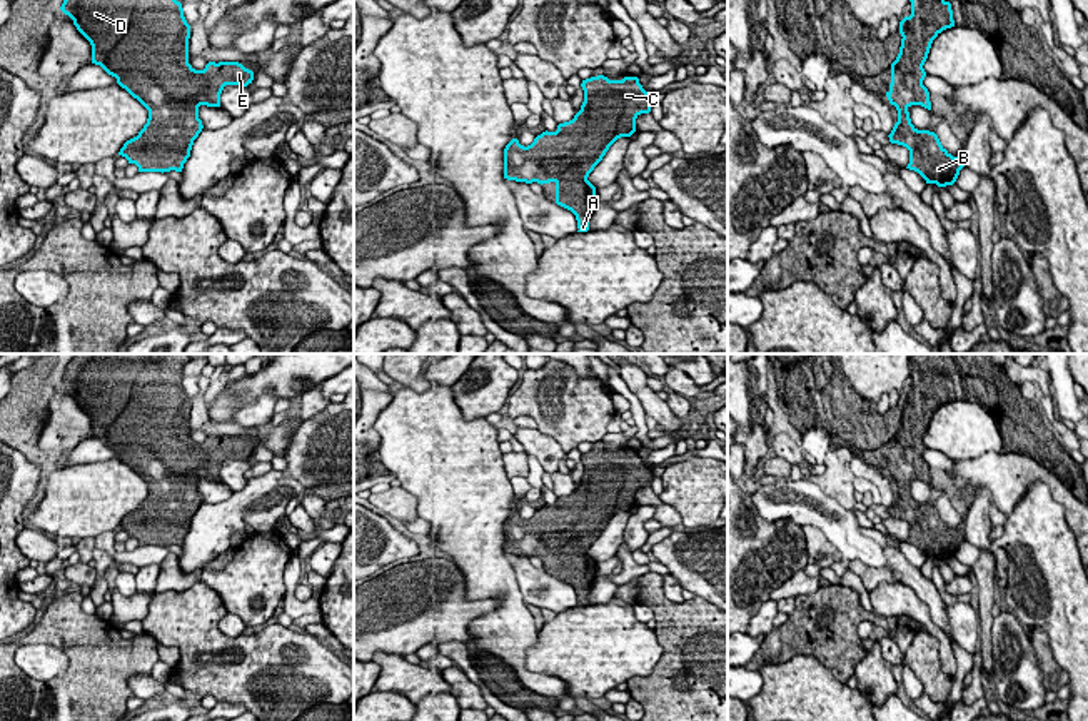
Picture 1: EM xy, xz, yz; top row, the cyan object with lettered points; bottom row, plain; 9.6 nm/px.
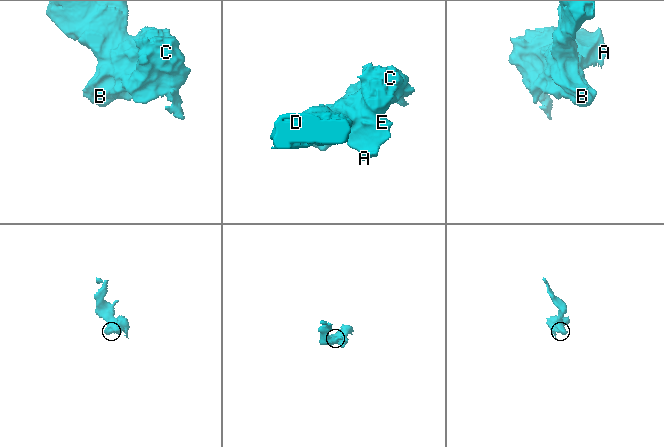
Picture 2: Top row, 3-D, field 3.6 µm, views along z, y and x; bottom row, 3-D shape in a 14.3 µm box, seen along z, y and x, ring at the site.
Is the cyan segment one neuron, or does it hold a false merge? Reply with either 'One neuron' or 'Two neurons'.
One neuron

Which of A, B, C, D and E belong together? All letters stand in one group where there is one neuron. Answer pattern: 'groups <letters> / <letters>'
groups A B C D E

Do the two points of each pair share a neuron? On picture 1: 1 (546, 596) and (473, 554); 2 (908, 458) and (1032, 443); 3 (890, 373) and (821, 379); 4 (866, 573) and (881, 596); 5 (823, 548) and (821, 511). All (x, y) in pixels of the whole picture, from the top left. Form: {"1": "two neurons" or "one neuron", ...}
{"1": "two neurons", "2": "one neuron", "3": "two neurons", "4": "two neurons", "5": "two neurons"}

